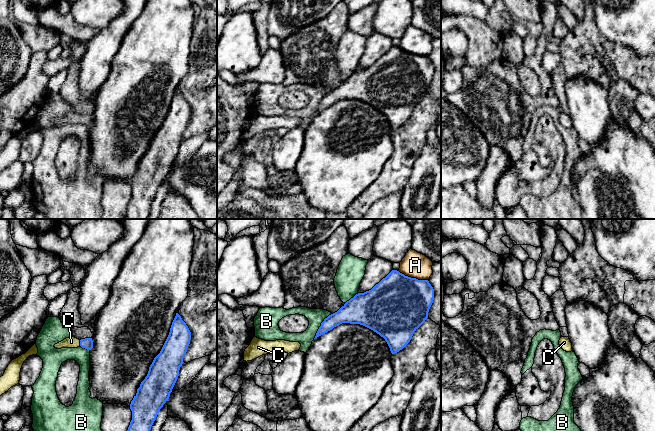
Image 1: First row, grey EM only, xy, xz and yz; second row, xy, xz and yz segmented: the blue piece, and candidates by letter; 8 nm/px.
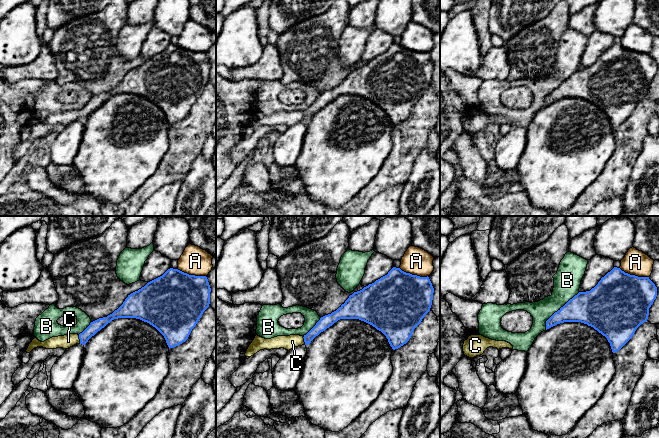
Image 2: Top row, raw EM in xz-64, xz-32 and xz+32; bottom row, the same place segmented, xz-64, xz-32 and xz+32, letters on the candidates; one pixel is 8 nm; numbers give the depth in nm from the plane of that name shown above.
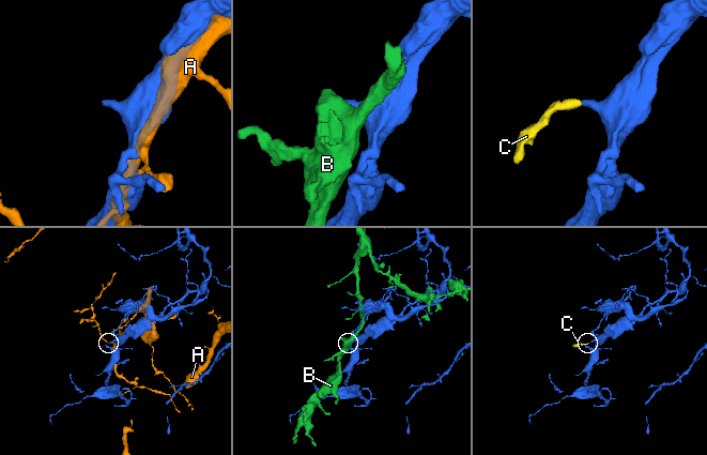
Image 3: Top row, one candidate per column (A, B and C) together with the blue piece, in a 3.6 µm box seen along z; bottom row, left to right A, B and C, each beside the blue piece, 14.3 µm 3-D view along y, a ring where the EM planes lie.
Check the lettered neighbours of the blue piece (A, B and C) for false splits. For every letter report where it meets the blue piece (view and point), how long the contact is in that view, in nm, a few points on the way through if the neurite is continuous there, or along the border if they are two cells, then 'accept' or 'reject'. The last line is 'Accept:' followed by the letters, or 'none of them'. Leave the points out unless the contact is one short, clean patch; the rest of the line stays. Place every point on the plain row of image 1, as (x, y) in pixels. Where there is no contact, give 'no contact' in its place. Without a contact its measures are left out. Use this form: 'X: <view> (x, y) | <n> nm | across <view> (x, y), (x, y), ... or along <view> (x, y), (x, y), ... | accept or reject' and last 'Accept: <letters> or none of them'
A: xz (413, 54) | 260 nm | reject
B: xz (321, 101) | 260 nm | reject
C: xy (80, 119) | 50 nm | across xy (87, 119), (80, 119), (71, 118) | accept
Accept: C

